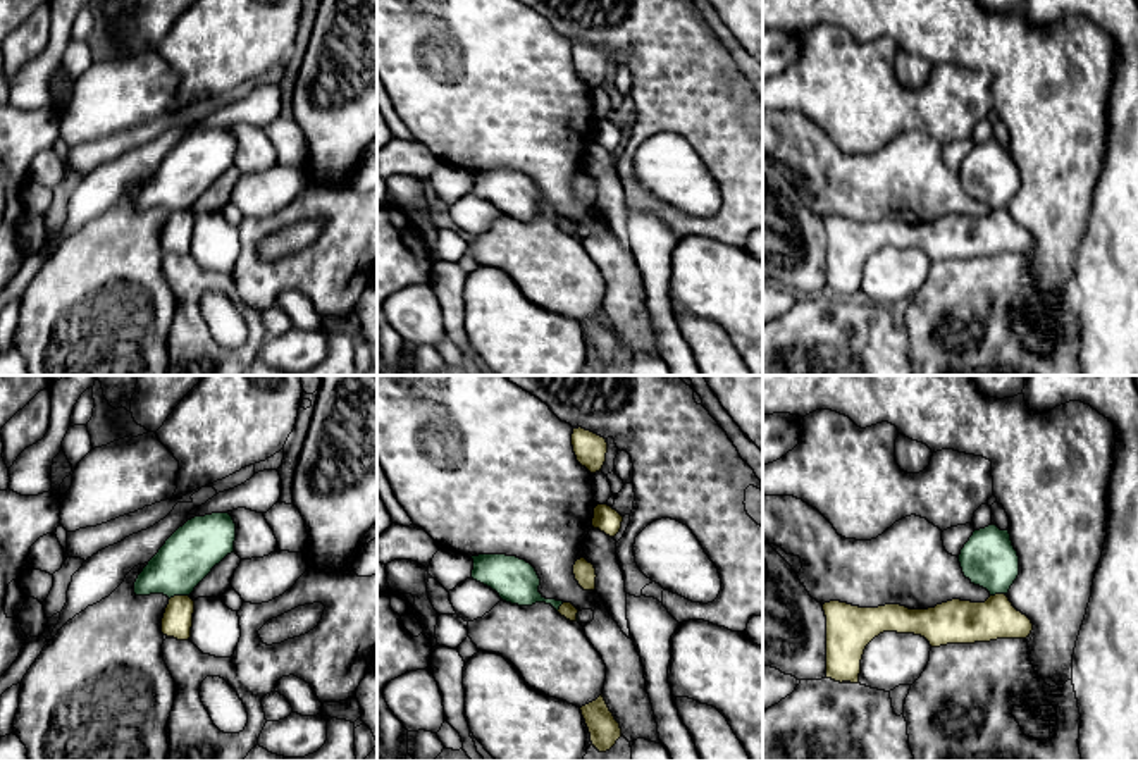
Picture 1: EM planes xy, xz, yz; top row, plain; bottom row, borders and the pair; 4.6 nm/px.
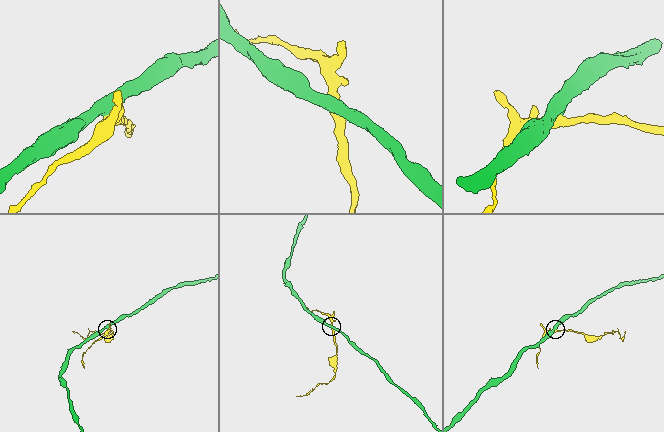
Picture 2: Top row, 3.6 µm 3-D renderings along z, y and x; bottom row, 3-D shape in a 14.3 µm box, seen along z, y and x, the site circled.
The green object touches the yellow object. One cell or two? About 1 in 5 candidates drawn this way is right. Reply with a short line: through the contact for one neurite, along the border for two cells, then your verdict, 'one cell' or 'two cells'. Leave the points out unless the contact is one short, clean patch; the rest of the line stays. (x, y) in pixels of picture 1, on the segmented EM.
line xy (188, 594), (174, 594), (169, 600); two cells

